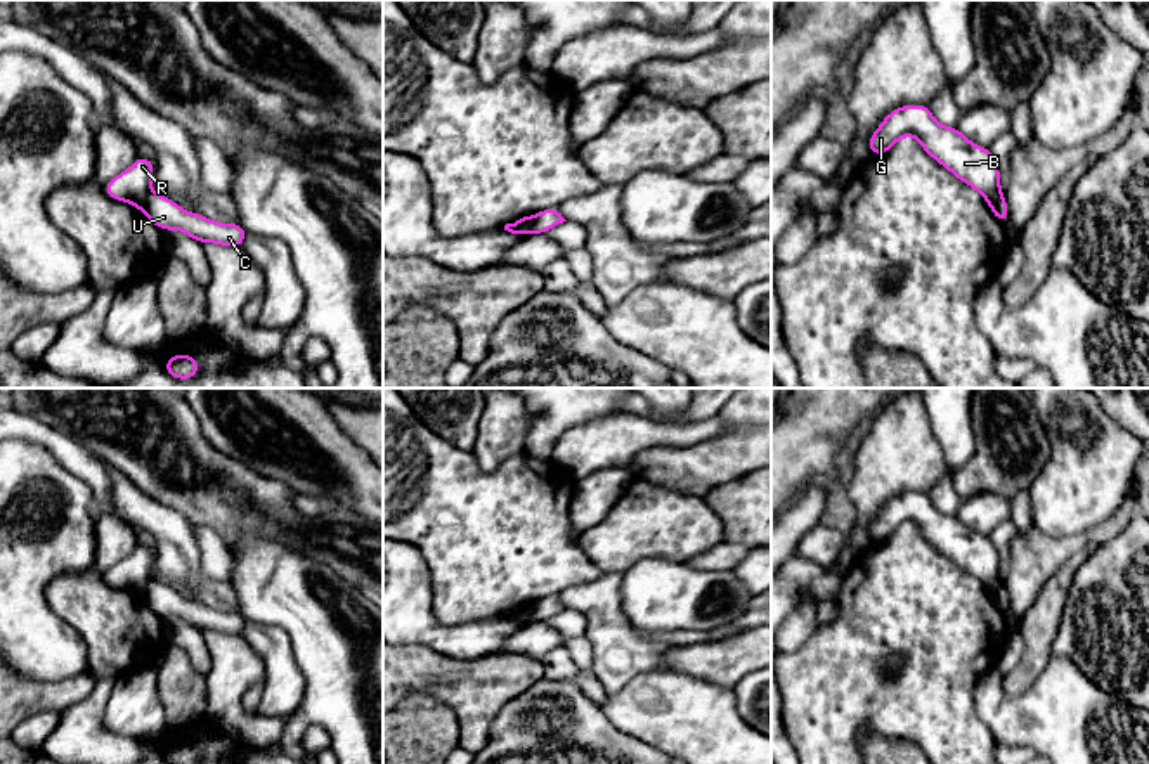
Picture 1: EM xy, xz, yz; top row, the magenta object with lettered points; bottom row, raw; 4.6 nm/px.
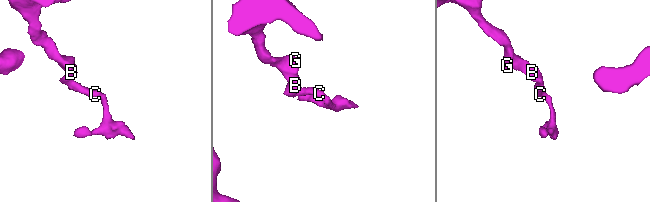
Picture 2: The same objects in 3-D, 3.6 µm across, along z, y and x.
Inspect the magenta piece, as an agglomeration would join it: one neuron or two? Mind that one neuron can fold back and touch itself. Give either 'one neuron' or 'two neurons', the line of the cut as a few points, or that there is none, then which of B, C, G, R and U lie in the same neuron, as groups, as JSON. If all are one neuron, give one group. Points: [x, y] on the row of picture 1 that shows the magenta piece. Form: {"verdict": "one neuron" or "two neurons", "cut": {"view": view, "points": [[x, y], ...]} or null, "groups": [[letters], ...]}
{"verdict": "two neurons", "cut": {"view": "xy", "points": [[151, 191], [137, 207]]}, "groups": [["B", "G", "R"], ["C", "U"]]}

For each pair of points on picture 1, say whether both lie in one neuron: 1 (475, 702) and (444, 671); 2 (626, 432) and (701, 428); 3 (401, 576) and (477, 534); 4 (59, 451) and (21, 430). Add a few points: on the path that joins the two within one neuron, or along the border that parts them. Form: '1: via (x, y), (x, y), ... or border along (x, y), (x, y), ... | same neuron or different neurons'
1: via (468, 695), (451, 678) | same neuron
2: via (645, 433), (681, 433) | same neuron
3: border along (401, 541), (415, 546), (423, 556), (434, 602) | different neurons
4: via (51, 442), (30, 430) | same neuron

